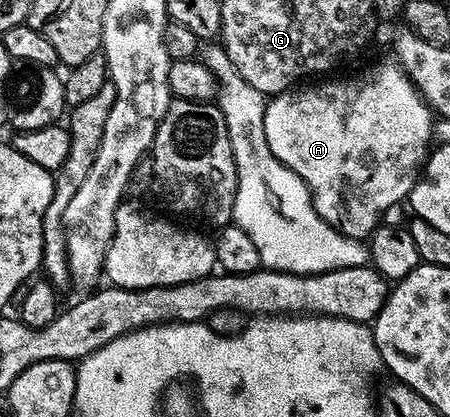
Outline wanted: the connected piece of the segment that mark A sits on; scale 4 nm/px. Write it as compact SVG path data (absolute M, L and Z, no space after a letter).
M395 62L376 64L369 72L364 72L361 76L354 77L353 80L328 80L325 84L312 84L309 88L304 87L293 87L291 90L282 92L279 96L273 96L267 101L266 114L264 115L266 142L270 142L270 150L274 154L274 158L278 158L287 168L294 170L294 174L298 174L298 178L302 178L302 182L312 194L312 209L329 226L341 232L343 236L348 236L351 240L367 241L381 223L387 207L400 204L416 184L416 178L426 159L426 153L433 143L434 113L429 108L428 103L421 98L420 91L410 82L408 75Z

